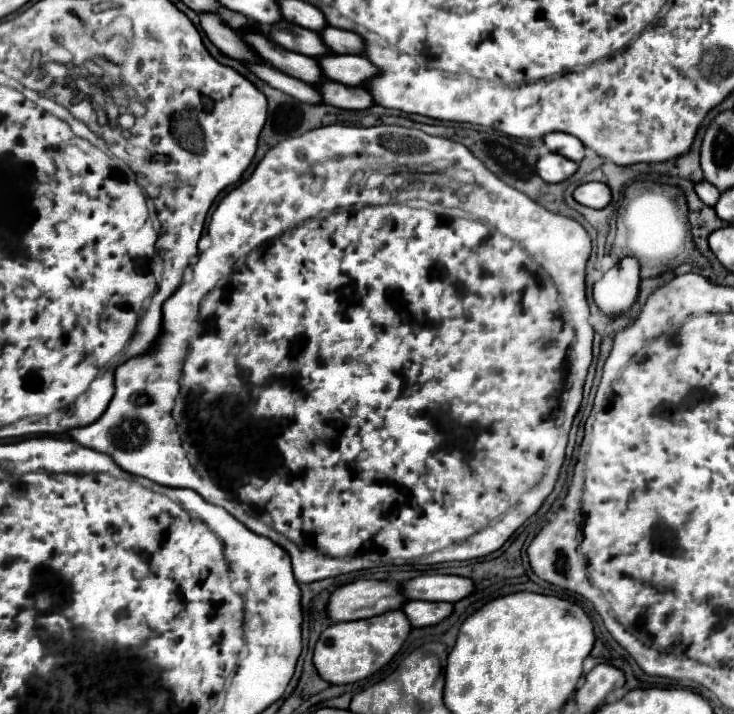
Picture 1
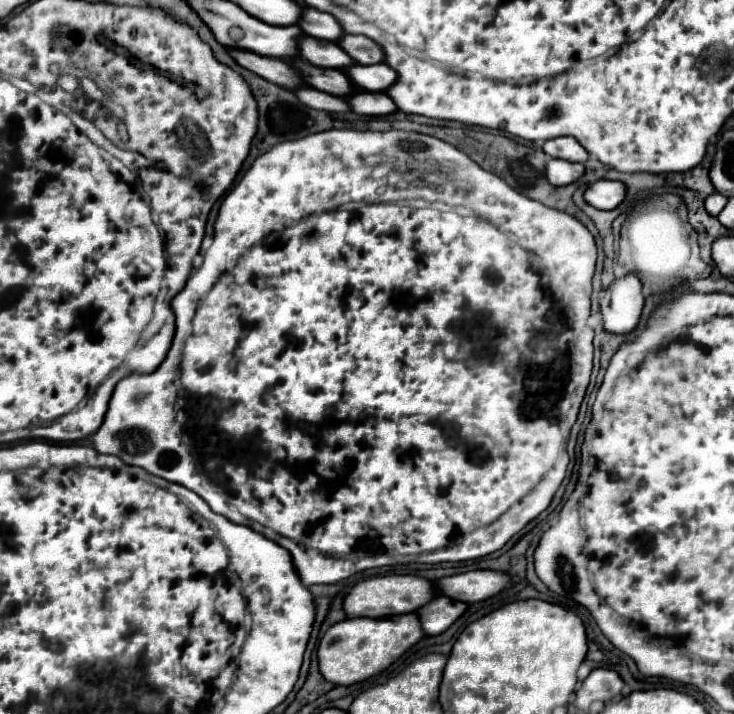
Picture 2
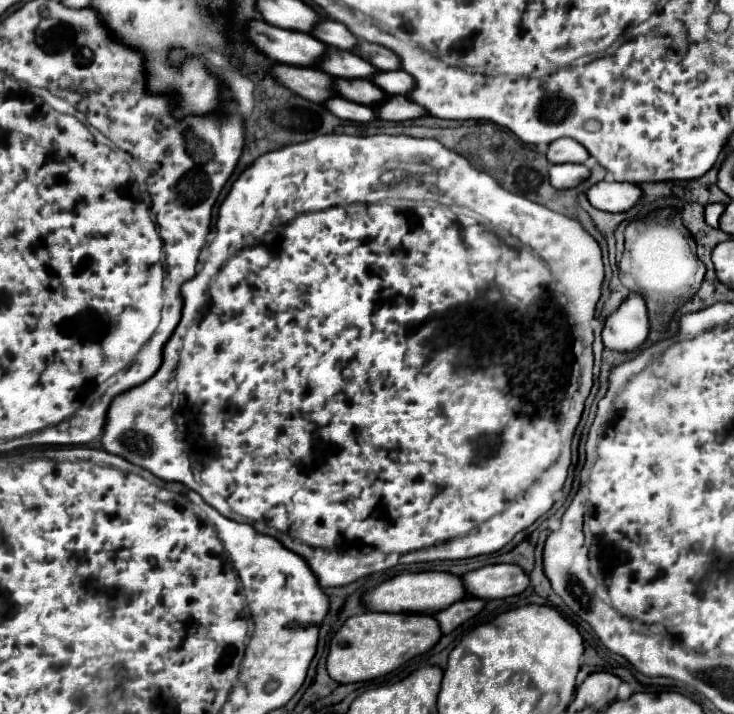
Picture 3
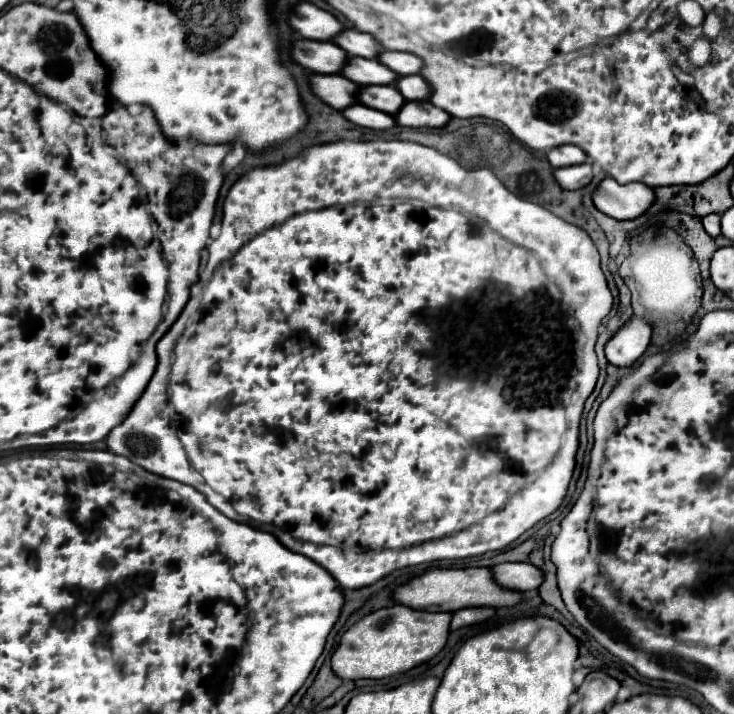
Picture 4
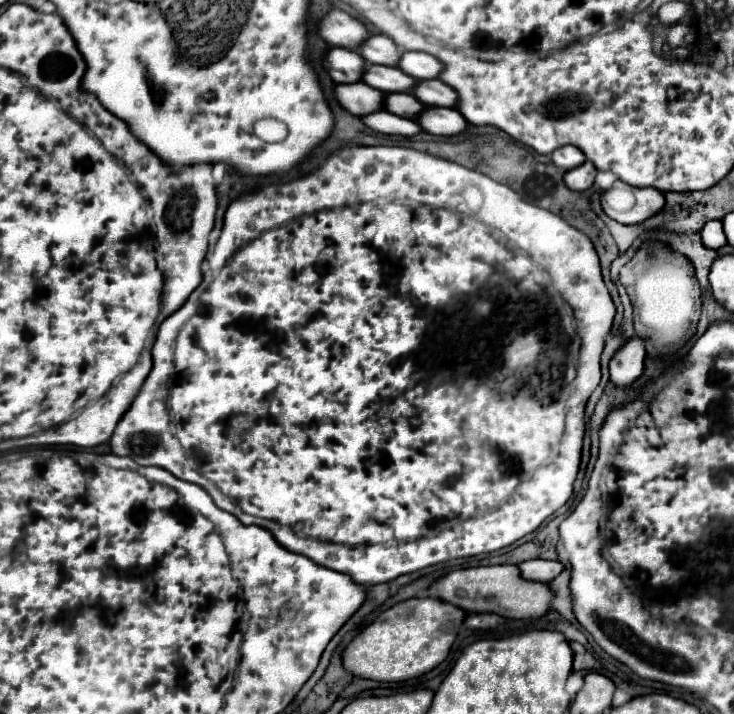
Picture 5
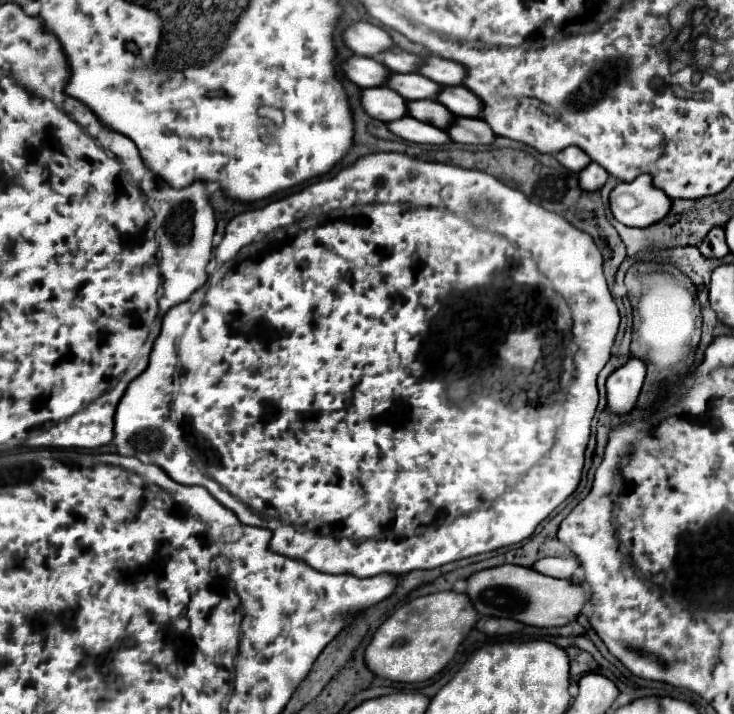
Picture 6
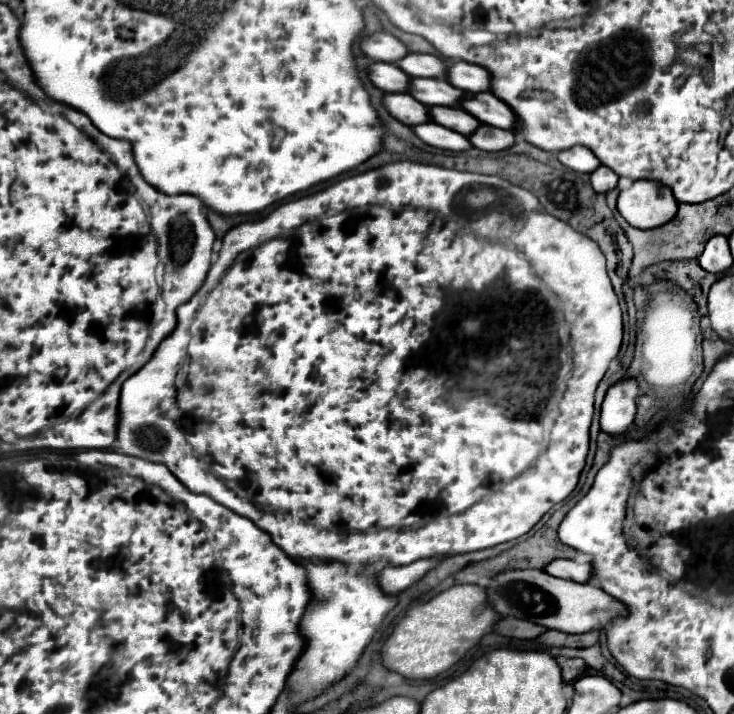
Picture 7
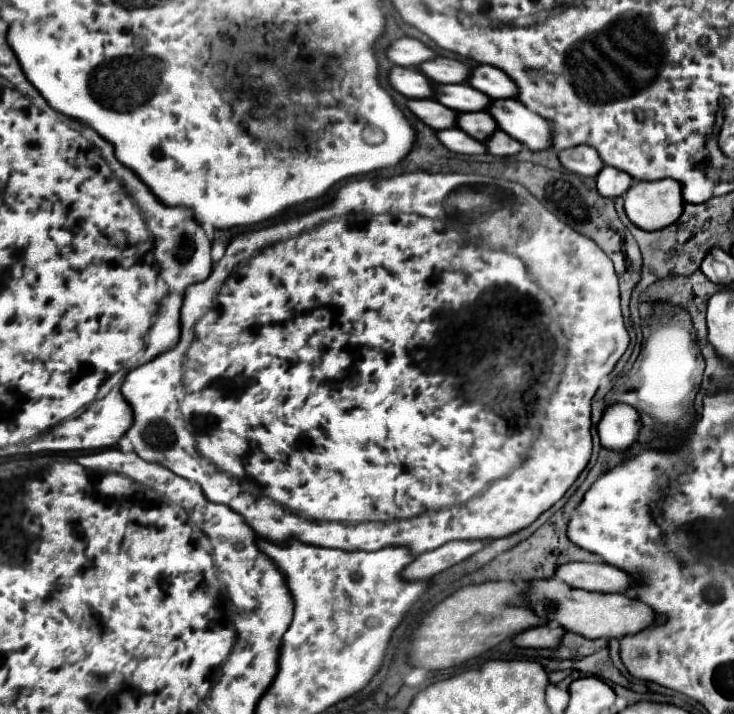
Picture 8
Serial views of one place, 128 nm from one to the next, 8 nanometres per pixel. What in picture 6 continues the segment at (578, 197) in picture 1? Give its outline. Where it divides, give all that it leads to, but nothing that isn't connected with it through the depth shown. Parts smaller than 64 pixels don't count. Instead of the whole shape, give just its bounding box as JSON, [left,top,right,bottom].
[610,174,672,226]

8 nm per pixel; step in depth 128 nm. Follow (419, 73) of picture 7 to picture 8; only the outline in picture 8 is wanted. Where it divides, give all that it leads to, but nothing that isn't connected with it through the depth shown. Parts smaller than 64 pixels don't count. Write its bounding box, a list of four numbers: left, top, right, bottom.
[416,56,470,84]

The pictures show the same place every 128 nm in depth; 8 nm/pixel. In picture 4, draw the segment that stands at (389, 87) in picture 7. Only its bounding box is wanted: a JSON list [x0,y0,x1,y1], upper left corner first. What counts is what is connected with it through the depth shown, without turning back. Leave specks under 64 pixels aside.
[290,40,346,74]

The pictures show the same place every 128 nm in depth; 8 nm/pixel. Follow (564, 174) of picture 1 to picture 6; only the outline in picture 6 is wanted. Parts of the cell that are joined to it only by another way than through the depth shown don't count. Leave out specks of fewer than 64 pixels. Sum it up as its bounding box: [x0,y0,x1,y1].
[578,162,608,190]

